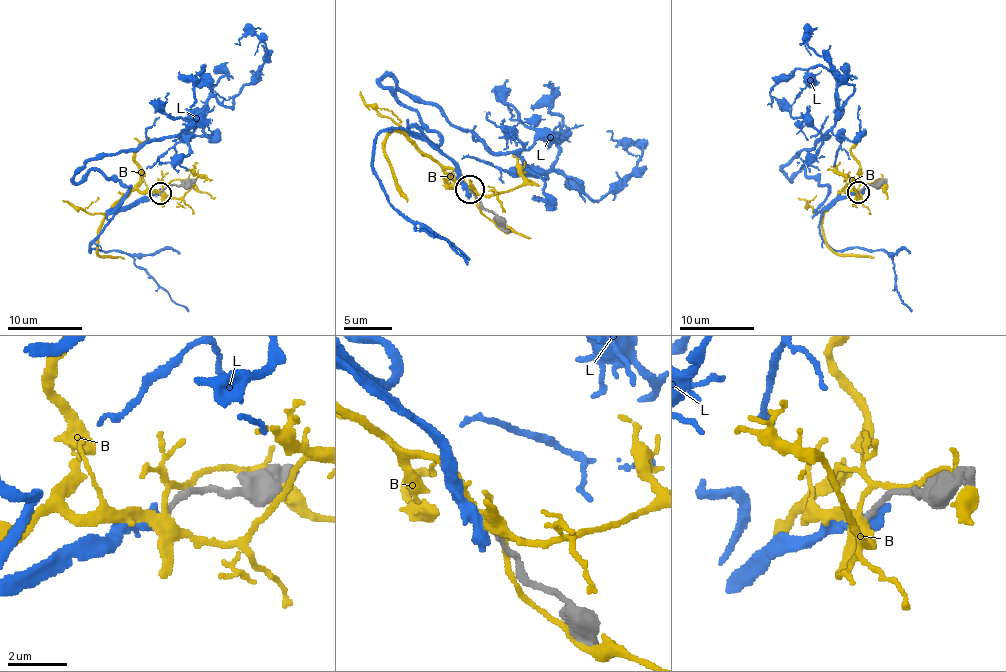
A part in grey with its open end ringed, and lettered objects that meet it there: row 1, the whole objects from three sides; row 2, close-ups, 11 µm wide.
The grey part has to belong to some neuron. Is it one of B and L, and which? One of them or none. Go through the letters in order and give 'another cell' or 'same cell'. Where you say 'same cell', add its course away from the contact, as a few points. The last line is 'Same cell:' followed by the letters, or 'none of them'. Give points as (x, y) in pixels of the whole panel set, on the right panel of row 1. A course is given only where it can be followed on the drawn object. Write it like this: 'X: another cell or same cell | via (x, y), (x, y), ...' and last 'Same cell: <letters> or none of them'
B: another cell
L: another cell
Same cell: none of them

